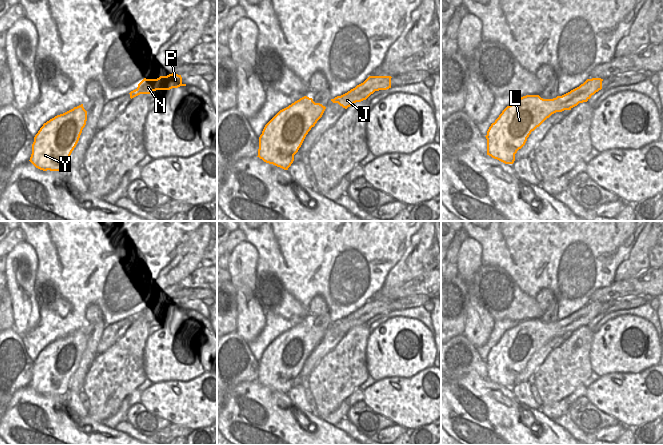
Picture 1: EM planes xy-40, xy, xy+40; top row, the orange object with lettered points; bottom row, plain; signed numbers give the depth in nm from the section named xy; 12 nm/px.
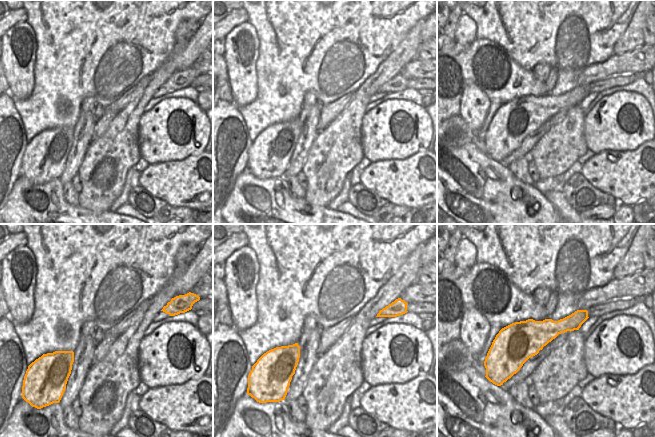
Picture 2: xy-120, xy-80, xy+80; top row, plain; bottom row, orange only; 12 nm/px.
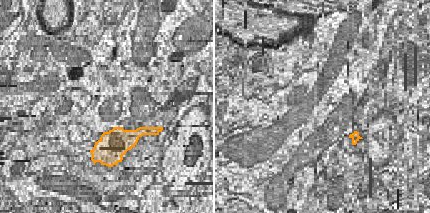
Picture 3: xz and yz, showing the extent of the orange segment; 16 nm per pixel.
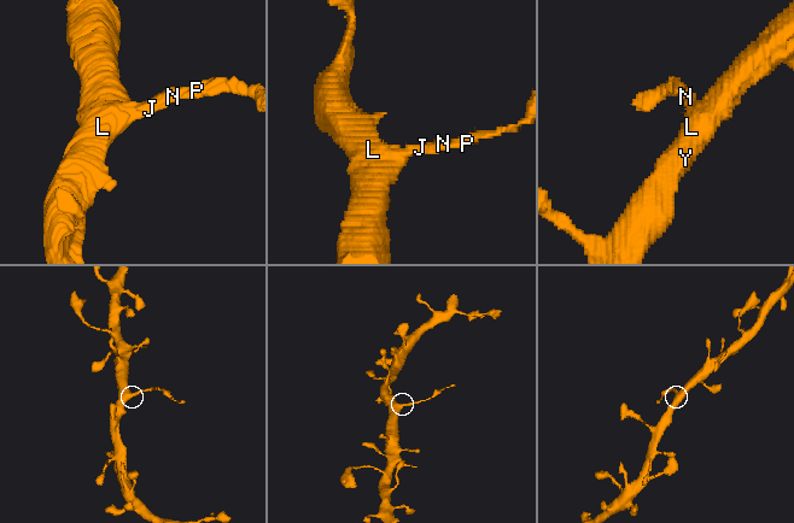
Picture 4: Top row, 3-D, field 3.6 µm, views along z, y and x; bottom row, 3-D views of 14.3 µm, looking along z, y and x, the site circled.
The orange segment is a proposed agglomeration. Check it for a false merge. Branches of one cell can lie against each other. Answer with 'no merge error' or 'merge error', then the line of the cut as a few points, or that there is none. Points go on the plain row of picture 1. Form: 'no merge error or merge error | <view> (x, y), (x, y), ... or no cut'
merge error | xy+40 (556, 321), (570, 333)

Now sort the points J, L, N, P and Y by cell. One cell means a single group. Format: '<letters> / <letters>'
J N P / L Y

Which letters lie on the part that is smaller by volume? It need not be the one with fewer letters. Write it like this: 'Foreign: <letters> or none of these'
Foreign: J, N, P

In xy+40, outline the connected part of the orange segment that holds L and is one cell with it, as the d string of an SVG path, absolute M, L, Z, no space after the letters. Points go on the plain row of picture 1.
M526 319L507 330L491 348L485 360L487 379L505 388L513 388L515 378L529 359L556 336L571 334L557 322L543 323L539 319Z

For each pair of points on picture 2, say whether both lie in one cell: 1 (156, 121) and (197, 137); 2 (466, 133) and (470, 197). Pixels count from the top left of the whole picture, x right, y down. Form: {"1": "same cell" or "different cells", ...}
{"1": "same cell", "2": "different cells"}

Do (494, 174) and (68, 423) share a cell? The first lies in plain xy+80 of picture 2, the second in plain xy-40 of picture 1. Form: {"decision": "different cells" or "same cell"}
{"decision": "same cell"}

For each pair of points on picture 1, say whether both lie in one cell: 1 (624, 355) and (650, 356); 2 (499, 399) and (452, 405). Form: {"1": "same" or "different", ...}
{"1": "same", "2": "same"}

